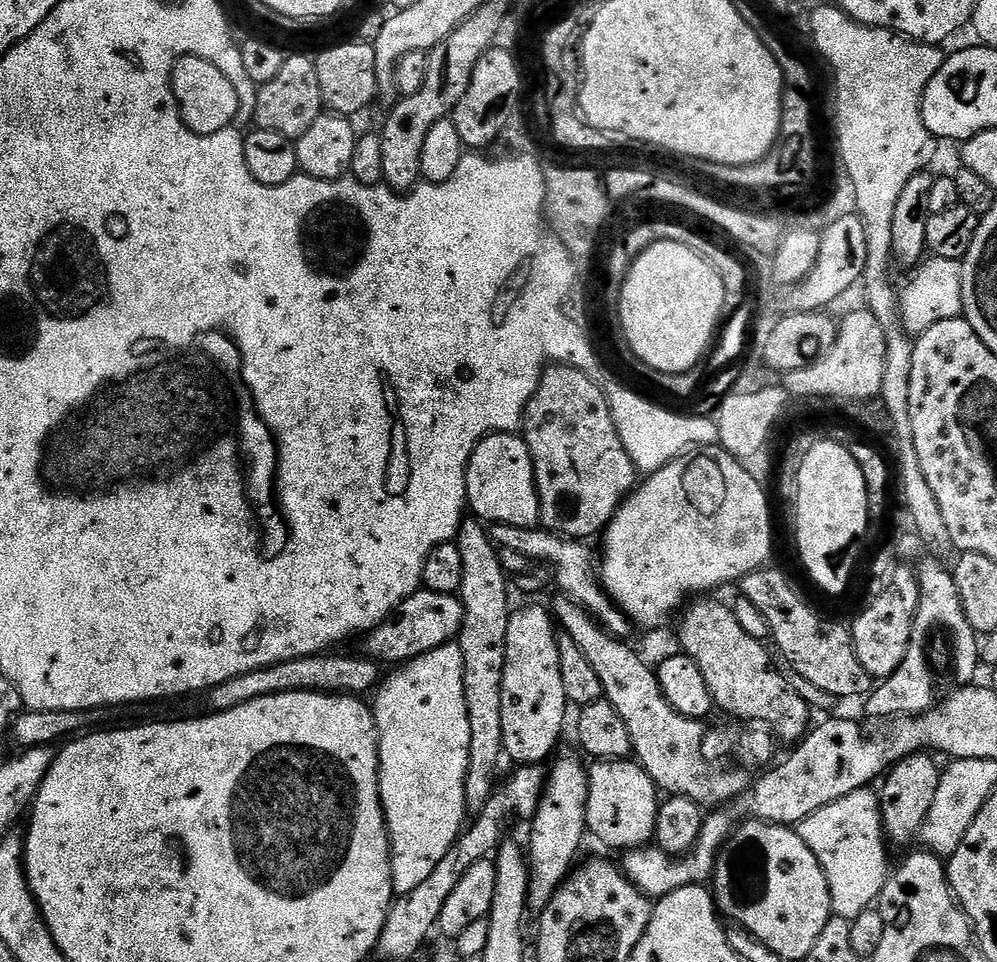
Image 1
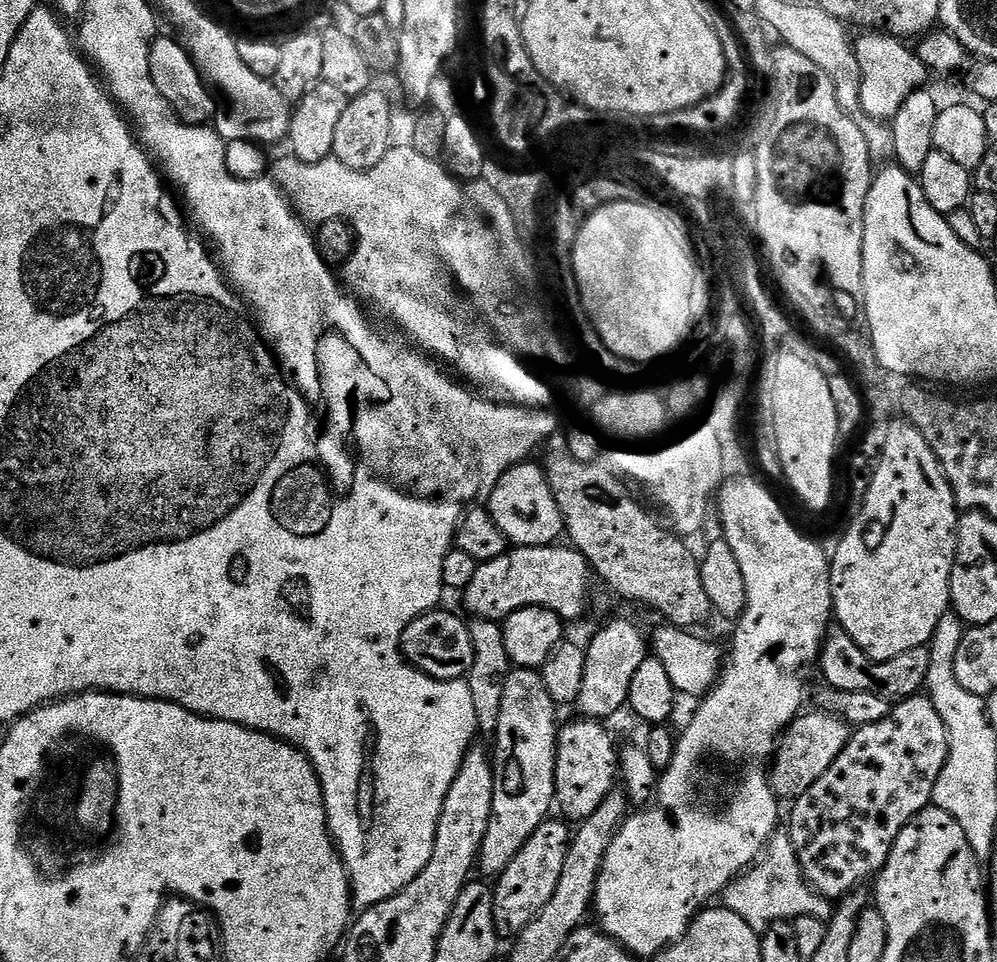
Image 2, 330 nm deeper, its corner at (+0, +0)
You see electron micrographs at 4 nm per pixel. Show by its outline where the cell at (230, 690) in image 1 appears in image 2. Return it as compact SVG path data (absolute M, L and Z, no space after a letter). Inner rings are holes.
M440 611L422 614L406 626L400 635L400 655L412 667L435 680L459 680L467 677L470 666L474 666L474 644L470 642L470 630L463 615Z

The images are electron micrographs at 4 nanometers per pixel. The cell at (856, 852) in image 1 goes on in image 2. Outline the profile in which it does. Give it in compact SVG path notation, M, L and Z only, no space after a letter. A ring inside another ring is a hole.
M787 831L772 833L761 857L751 868L740 873L722 893L723 907L729 908L750 930L763 933L775 920L796 921L803 916L827 922L832 916L833 901L818 896L804 880L804 872L796 860L796 851Z

